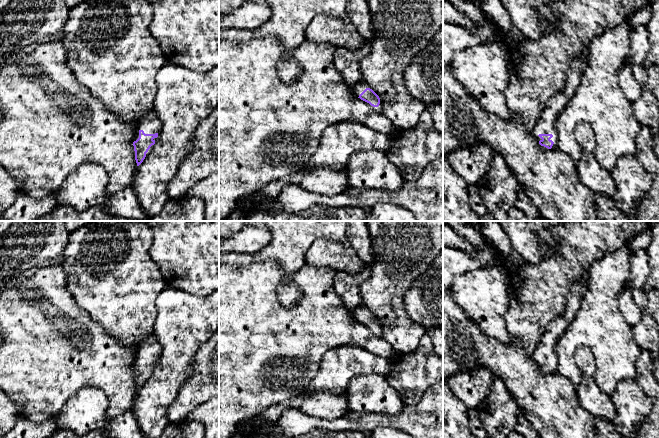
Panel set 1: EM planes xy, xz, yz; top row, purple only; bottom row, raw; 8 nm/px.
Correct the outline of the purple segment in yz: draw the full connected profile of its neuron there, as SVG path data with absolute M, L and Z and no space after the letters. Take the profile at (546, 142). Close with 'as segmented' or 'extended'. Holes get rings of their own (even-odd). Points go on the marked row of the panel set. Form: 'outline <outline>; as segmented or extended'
outline M588 48L583 51L581 58L574 57L570 60L567 72L567 81L562 92L554 95L543 110L532 132L544 151L556 148L558 139L555 127L558 115L563 111L567 103L573 98L586 67Z; extended

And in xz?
outline M361 81L354 88L352 88L352 90L353 94L356 97L367 102L374 111L382 113L383 110L382 100L366 82Z; extended

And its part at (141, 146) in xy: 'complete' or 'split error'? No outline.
split error

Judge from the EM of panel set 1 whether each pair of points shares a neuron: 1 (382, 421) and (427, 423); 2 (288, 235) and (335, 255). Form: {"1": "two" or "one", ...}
{"1": "one", "2": "two"}

